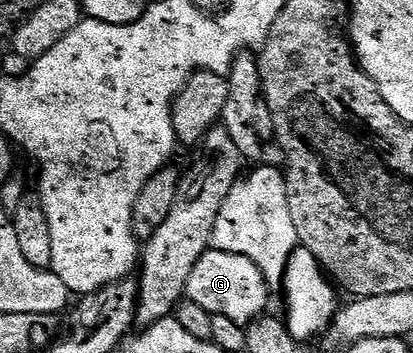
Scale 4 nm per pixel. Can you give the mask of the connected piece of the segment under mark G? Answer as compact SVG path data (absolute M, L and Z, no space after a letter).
M210 250L195 262L195 270L187 278L185 296L195 302L195 306L203 306L213 317L226 316L231 322L245 326L257 319L266 311L269 304L271 285L263 278L259 266L251 262L251 258L243 258L239 254L227 254Z

